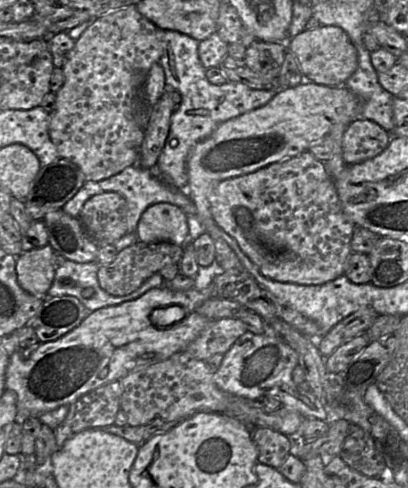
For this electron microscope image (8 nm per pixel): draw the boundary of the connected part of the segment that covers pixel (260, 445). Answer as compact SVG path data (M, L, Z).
M252 428L252 438L258 449L257 461L278 469L290 454L292 439L270 428Z

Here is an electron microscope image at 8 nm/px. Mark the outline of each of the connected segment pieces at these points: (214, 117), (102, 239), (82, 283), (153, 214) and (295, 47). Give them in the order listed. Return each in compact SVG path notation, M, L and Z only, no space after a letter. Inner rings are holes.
M161 29L161 33L163 54L159 64L164 70L168 90L178 91L181 102L171 115L169 133L154 172L173 188L186 190L187 163L195 145L221 123L264 106L278 90L251 89L243 83L231 81L214 85L208 81L206 68L200 61L198 40L174 30Z
M116 192L90 197L84 203L78 219L85 234L97 246L113 244L128 233L126 203Z
M66 260L57 266L46 296L69 295L76 297L86 309L94 311L136 299L146 291L161 287L165 280L159 272L148 278L138 289L124 296L114 296L104 291L97 279L96 262L77 263Z
M158 203L149 206L141 215L135 235L145 243L168 242L188 244L187 214L178 206Z
M320 25L305 29L288 40L287 51L292 52L306 81L325 86L341 86L358 66L357 50L347 33L337 26Z

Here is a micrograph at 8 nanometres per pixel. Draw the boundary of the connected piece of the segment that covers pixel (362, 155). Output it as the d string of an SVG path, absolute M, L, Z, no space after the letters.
M358 117L344 132L343 160L347 165L353 165L374 158L388 146L391 137L391 133L377 123Z

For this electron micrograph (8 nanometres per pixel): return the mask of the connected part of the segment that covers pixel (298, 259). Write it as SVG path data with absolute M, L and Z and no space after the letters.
M308 151L295 157L270 164L255 172L220 181L214 186L209 195L209 203L212 218L217 226L237 242L242 252L255 264L259 272L266 278L300 285L320 285L344 274L347 258L353 253L351 249L351 239L356 226L342 210L334 180L328 173L325 163L318 161Z

